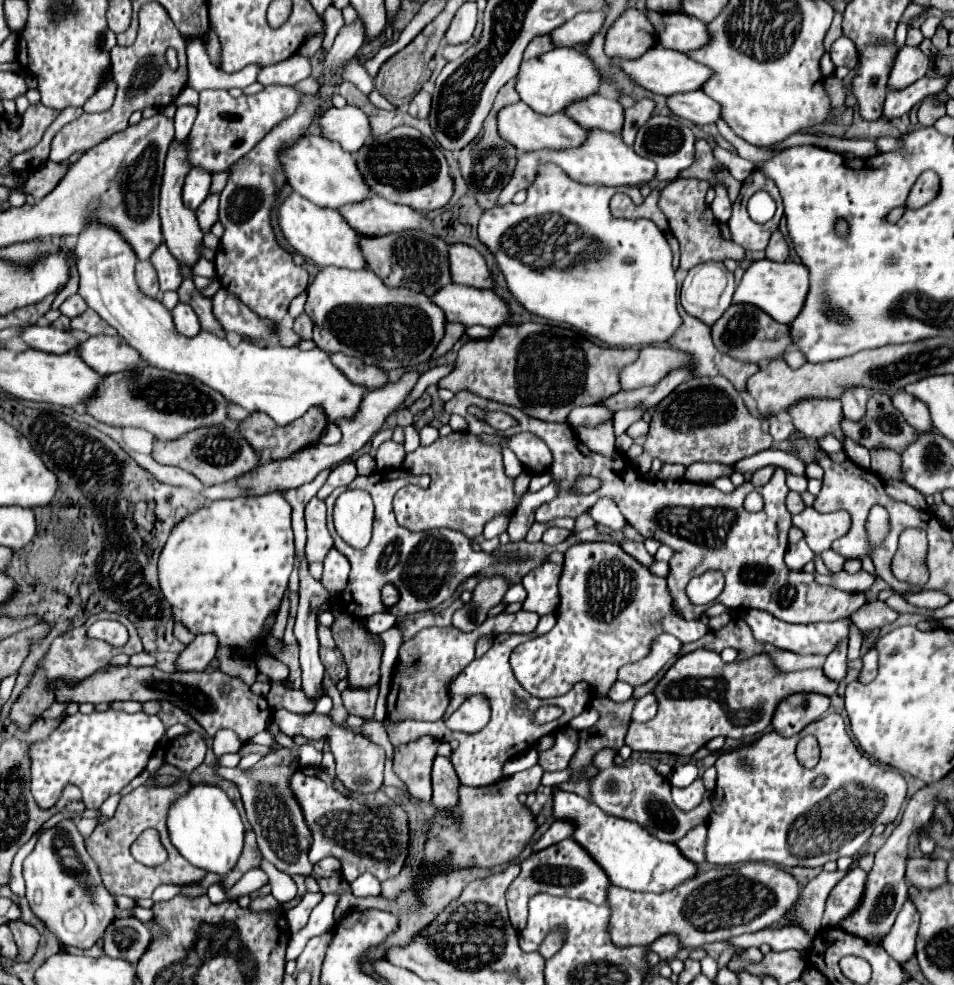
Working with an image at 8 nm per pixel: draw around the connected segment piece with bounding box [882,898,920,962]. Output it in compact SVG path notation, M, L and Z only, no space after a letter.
M908 898L892 926L892 930L888 932L888 936L884 938L882 946L884 950L898 962L906 962L912 954L914 954L914 946L916 946L916 934L918 934L918 926L920 926L920 914L912 902L912 898Z

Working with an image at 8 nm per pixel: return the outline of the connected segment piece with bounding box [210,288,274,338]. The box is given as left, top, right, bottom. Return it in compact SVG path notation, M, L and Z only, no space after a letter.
M220 288L210 300L212 312L224 332L236 332L246 338L270 336L274 332L270 320L260 320L246 304L236 300L236 296L232 296L228 290Z

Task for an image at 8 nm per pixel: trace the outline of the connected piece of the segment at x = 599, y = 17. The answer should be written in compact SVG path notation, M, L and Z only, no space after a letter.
M604 4L602 10L596 12L582 12L578 16L574 16L572 20L568 20L566 24L562 24L560 28L552 30L552 40L556 46L566 46L566 48L574 48L580 42L590 40L594 34L600 32L604 18L608 12L608 4Z

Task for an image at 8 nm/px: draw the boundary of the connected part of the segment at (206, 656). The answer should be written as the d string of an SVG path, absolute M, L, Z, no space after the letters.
M196 636L190 646L186 646L176 658L174 666L180 672L196 672L206 670L210 660L216 654L216 638L214 636Z

